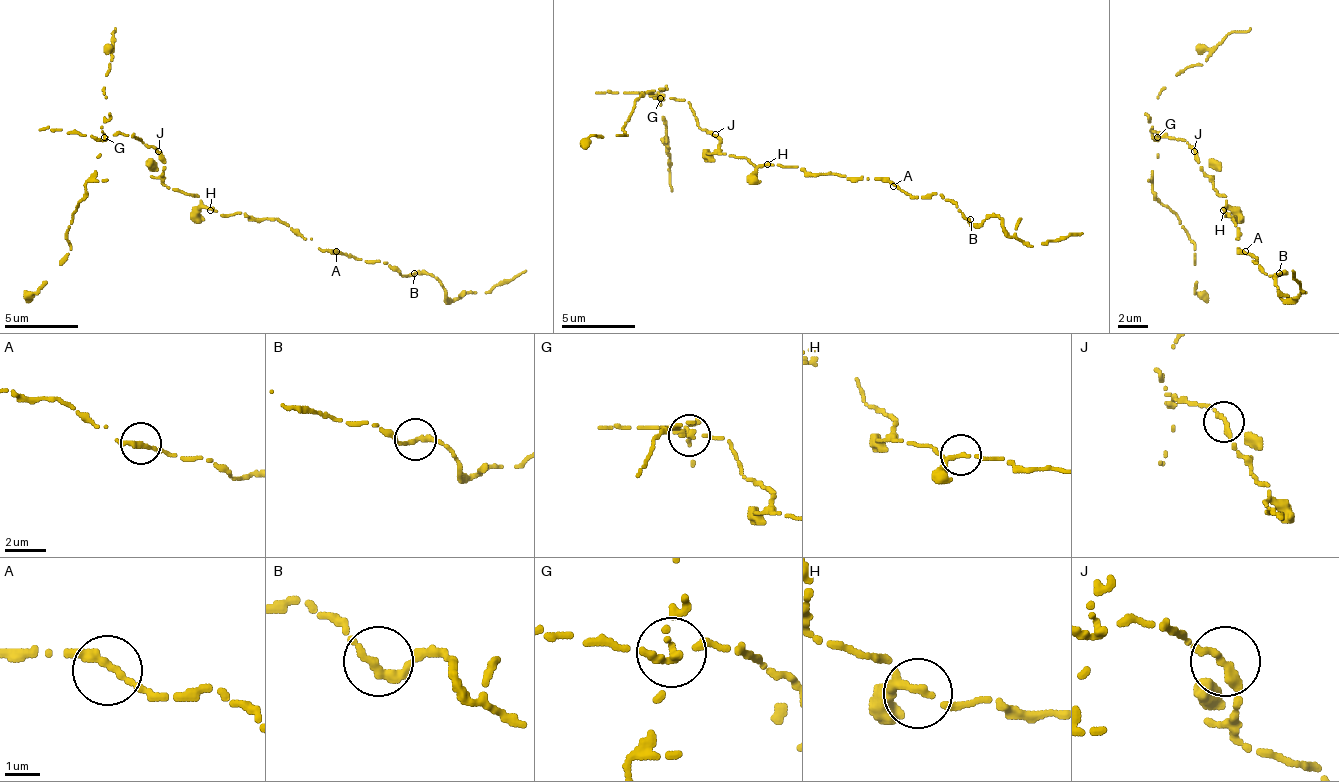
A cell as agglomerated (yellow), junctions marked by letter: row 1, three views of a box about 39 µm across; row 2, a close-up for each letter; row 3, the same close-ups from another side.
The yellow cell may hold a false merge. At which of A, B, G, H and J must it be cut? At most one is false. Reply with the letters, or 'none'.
G

